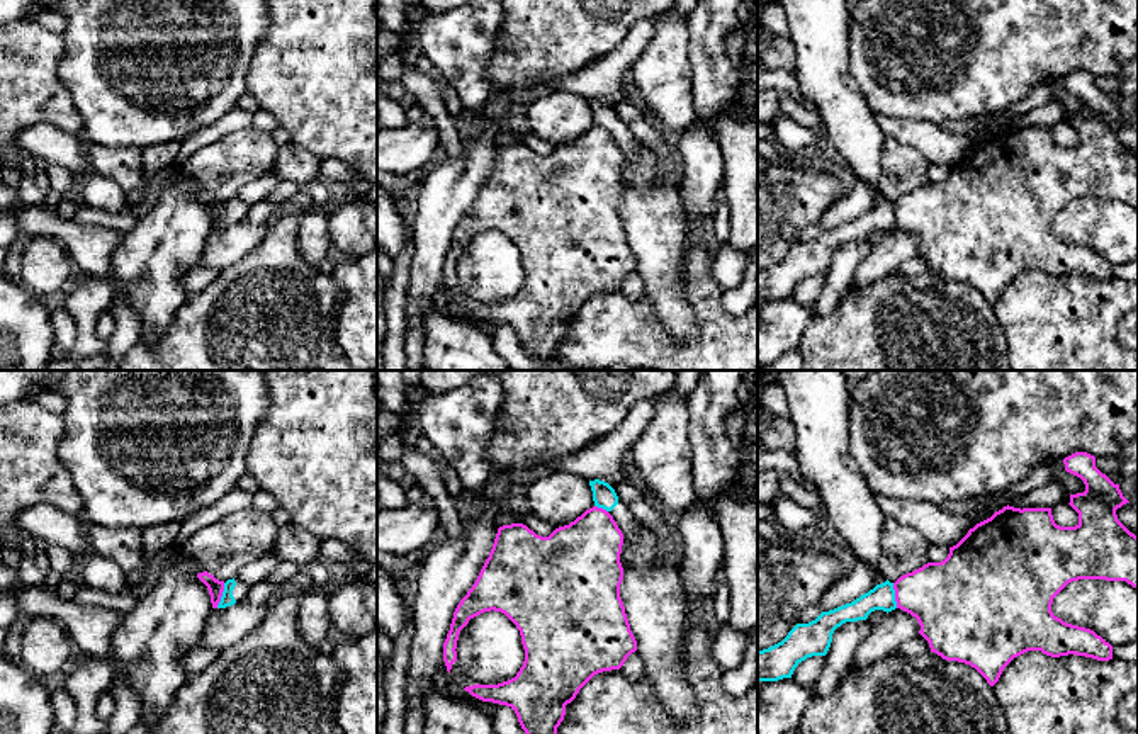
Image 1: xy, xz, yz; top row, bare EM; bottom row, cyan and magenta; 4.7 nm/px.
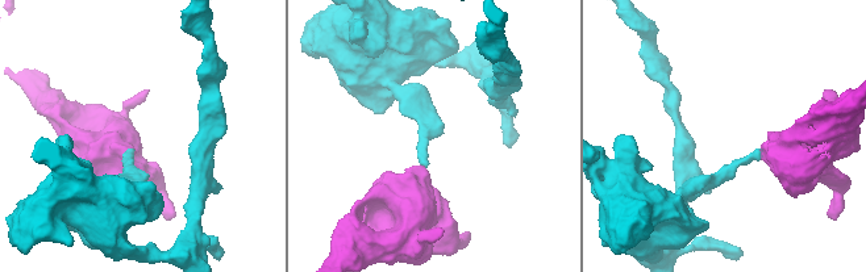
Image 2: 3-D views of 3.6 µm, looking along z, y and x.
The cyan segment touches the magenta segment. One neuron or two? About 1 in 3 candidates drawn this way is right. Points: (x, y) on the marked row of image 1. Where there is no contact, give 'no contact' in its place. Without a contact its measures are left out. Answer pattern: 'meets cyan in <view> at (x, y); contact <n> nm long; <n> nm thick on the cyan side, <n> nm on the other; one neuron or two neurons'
meets cyan in xy at (223, 595); contact 130 nm long; 60 nm thick on the cyan side, 70 nm on the other; two neurons

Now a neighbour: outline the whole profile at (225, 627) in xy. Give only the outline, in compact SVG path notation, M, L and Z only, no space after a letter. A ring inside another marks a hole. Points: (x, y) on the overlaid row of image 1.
M246 600L226 608L212 608L199 647L229 649L260 625L267 610L268 603L251 605Z

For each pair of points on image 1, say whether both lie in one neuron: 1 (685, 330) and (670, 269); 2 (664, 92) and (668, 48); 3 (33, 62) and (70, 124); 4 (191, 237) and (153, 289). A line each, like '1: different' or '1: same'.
1: same
2: same
3: same
4: same

